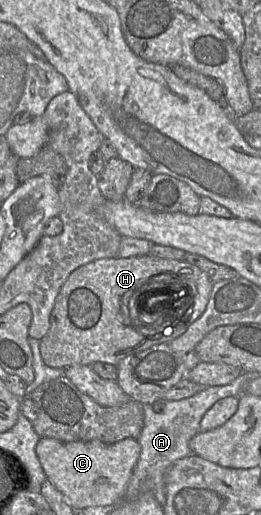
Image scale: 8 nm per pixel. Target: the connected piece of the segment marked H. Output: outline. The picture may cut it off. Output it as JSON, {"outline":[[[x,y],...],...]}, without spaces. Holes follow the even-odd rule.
{"outline":[[[142,255],[142,256],[136,256],[136,257],[128,257],[128,258],[120,258],[120,257],[114,257],[114,258],[103,258],[94,260],[90,263],[87,263],[83,266],[80,266],[76,270],[74,270],[64,283],[64,285],[61,287],[59,294],[57,295],[55,305],[53,307],[53,310],[51,312],[50,317],[50,328],[48,333],[40,340],[40,352],[41,357],[44,361],[44,363],[51,367],[51,368],[67,368],[69,366],[73,365],[88,365],[91,366],[95,362],[105,362],[109,364],[113,364],[117,366],[117,364],[126,356],[133,354],[135,352],[143,351],[146,349],[149,349],[155,345],[162,344],[162,343],[170,343],[172,340],[178,338],[183,333],[186,332],[186,330],[189,328],[189,326],[195,322],[205,311],[211,292],[213,289],[213,282],[210,280],[208,275],[203,272],[201,269],[199,269],[197,266],[188,263],[186,260],[179,261],[179,260],[173,260],[173,259],[165,259],[155,256]],[[174,275],[178,278],[181,278],[186,276],[187,280],[187,296],[184,297],[188,303],[181,306],[177,306],[177,312],[174,313],[174,322],[173,322],[173,328],[172,326],[164,327],[164,324],[162,324],[162,311],[159,314],[158,320],[154,320],[153,318],[153,304],[157,302],[164,301],[165,303],[163,305],[166,306],[166,309],[168,308],[168,301],[166,300],[166,297],[164,297],[161,294],[161,290],[168,290],[164,293],[166,293],[167,296],[176,295],[175,289],[177,288],[177,293],[181,290],[181,288],[185,288],[184,286],[180,286],[180,281],[176,281],[174,278]],[[156,276],[173,276],[173,279],[164,279],[164,280],[172,280],[171,282],[176,282],[172,284],[152,284],[156,281]]]}

